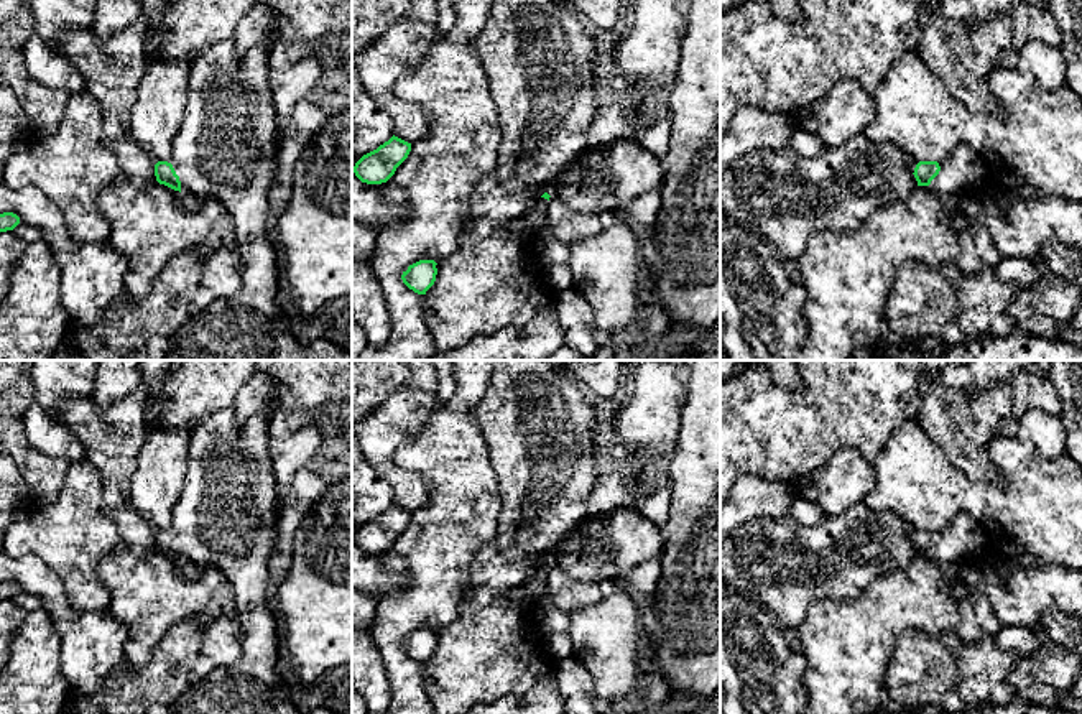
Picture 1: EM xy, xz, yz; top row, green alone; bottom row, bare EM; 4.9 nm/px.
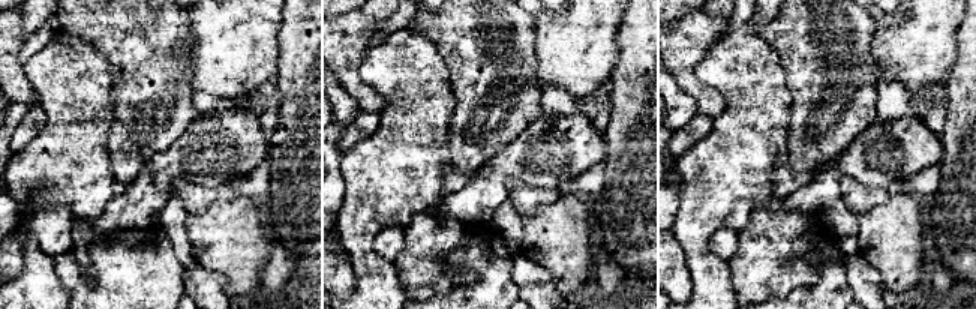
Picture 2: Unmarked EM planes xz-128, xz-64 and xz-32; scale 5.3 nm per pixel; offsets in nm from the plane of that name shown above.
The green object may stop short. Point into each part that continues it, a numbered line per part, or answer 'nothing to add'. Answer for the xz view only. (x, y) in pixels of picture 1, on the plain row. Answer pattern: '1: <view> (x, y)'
1: xz (609, 547)

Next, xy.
1: xy (226, 519)

